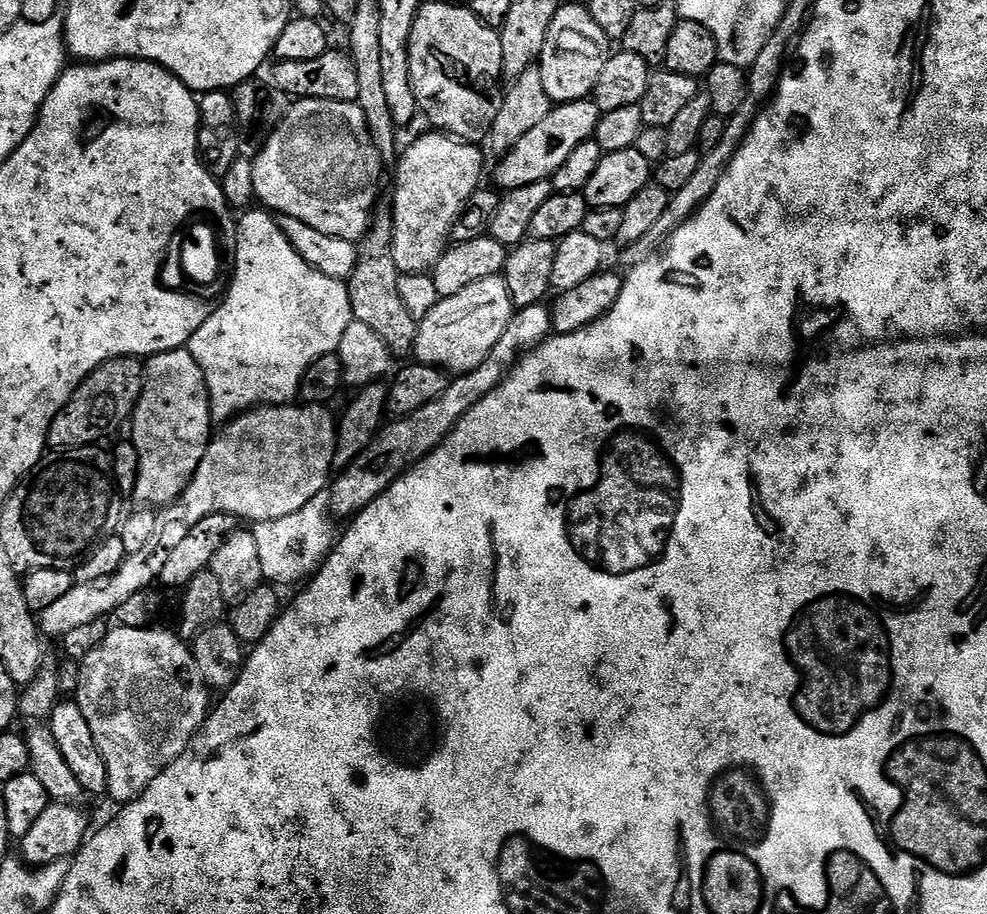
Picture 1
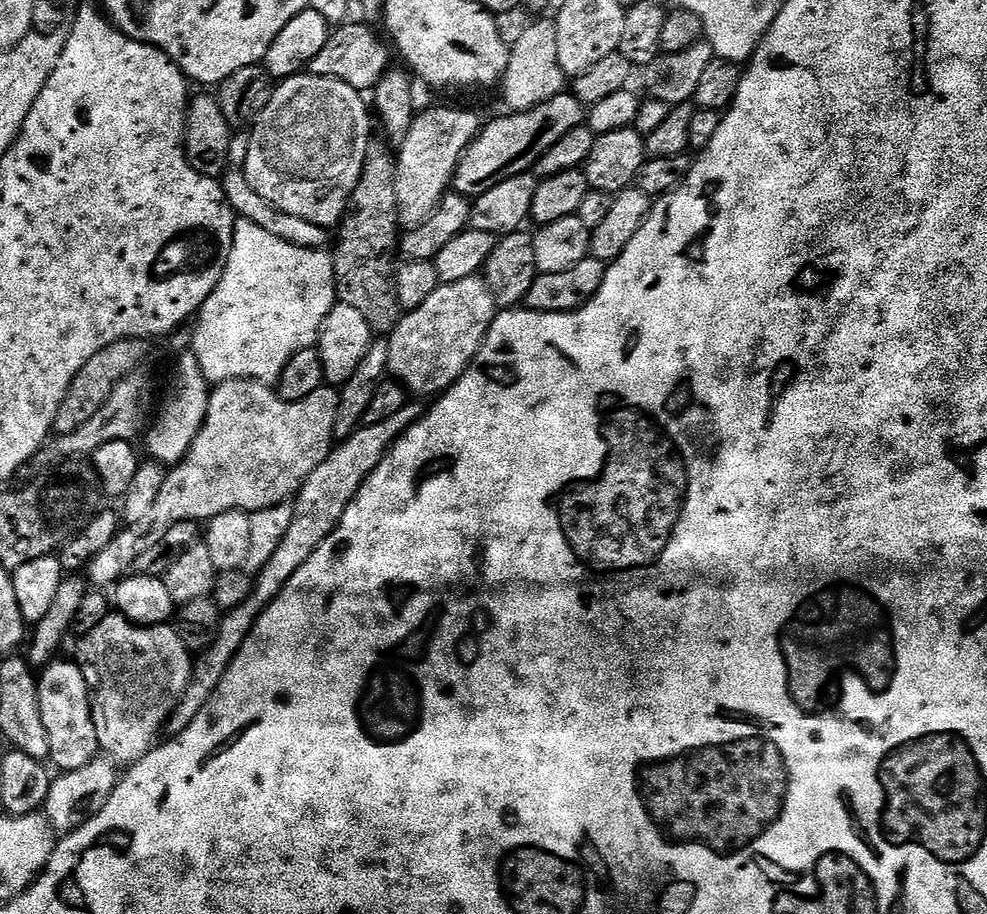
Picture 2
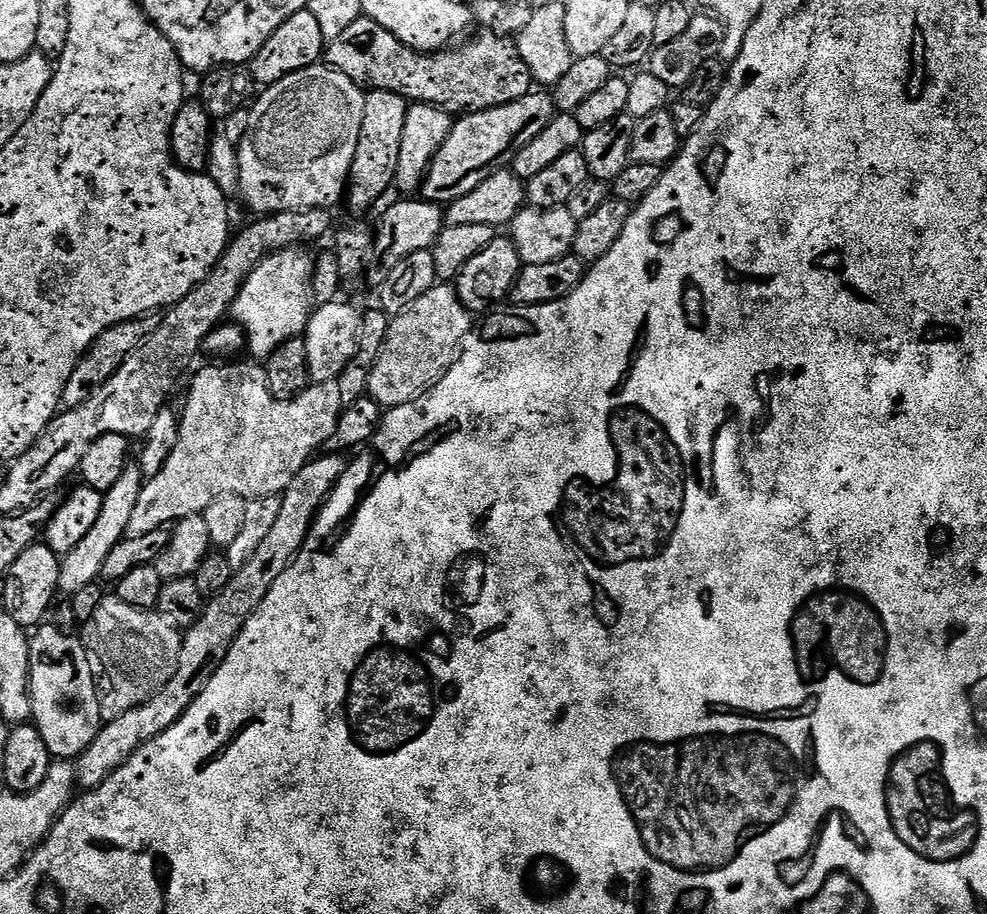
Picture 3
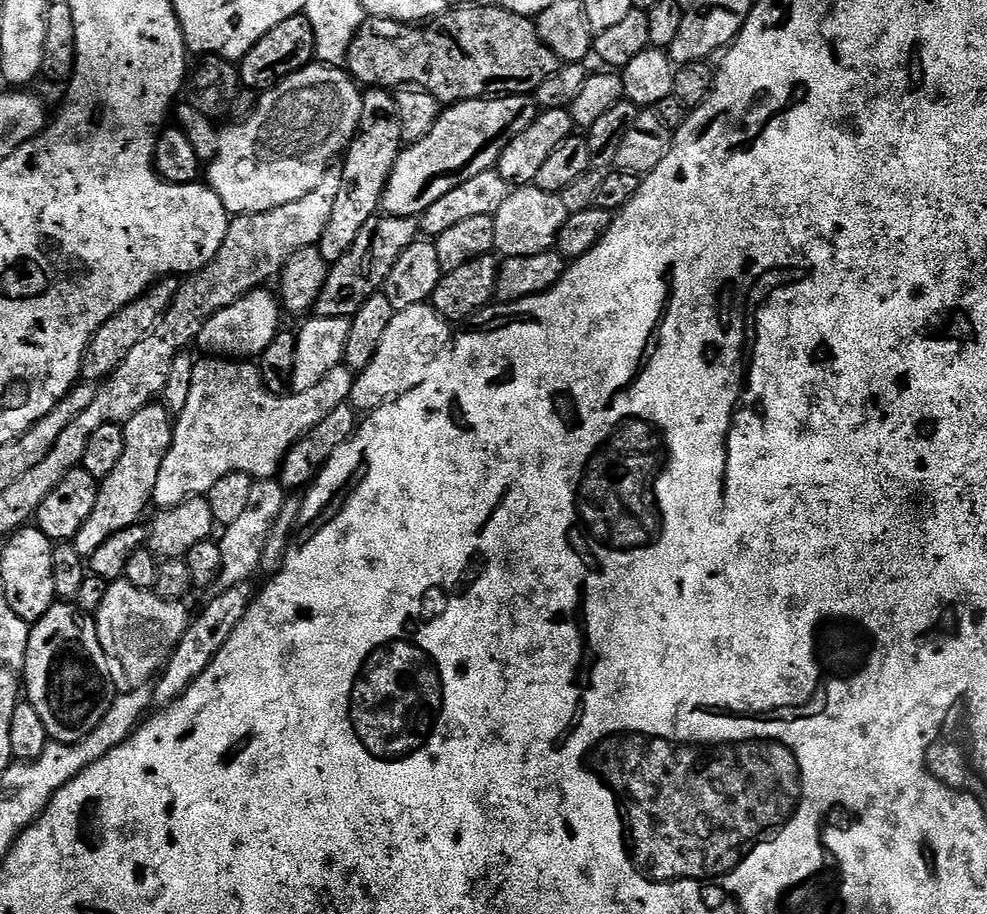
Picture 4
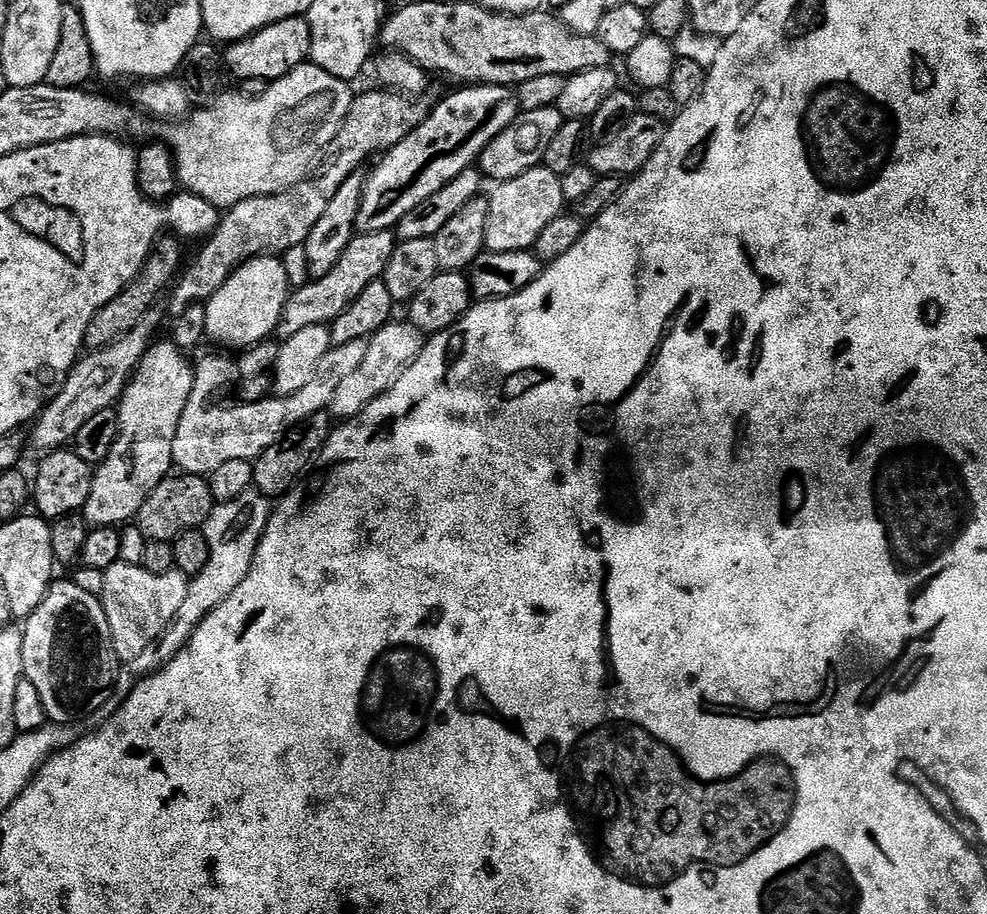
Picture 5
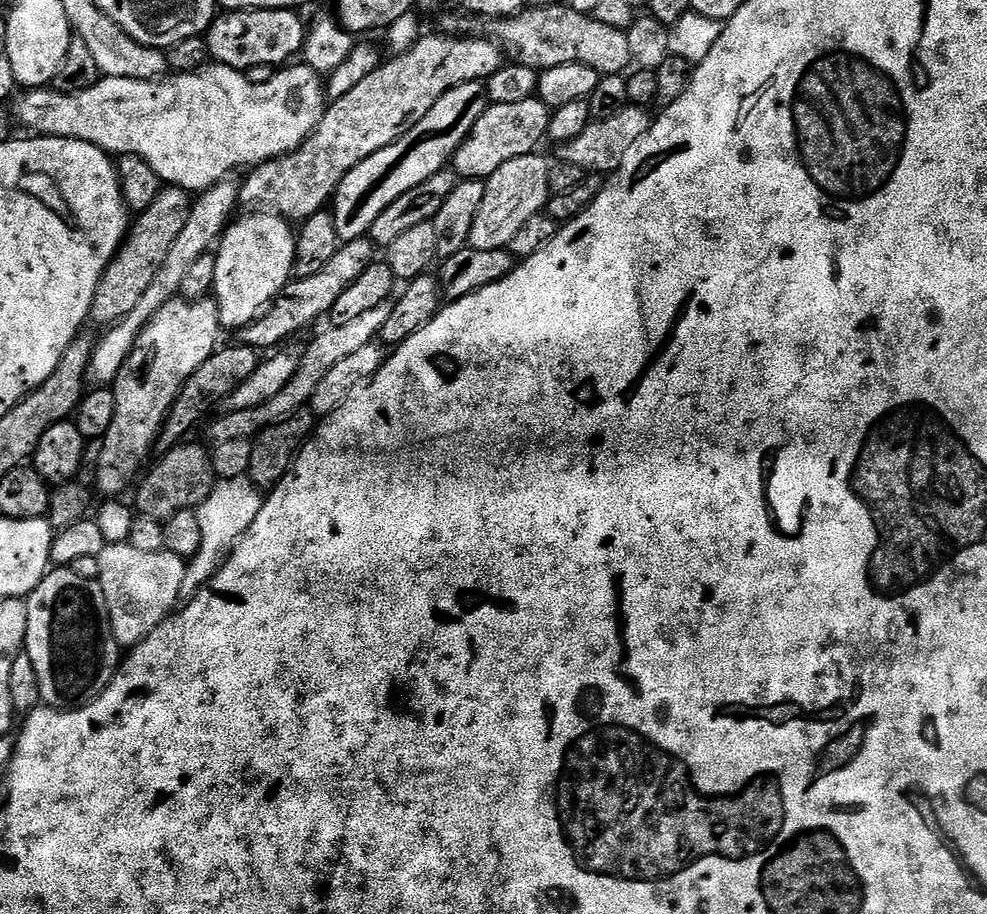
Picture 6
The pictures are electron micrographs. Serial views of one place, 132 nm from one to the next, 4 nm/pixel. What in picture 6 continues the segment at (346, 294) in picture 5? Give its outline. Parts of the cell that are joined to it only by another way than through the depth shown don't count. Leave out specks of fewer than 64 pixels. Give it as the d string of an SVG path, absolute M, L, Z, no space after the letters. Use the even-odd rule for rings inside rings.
M360 236L356 240L346 240L341 243L340 249L330 258L327 266L322 266L318 274L310 274L310 278L295 278L289 280L280 295L273 300L272 305L260 315L253 324L241 328L238 332L239 343L247 348L263 350L263 348L279 349L295 332L311 326L315 320L324 320L328 311L338 302L342 290L346 290L377 259L377 245L373 244L368 236Z

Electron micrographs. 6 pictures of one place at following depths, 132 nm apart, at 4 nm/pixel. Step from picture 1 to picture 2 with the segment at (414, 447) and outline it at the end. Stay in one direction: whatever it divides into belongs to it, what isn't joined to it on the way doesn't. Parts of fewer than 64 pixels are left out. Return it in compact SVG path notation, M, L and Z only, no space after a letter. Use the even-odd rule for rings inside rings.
M412 402L405 404L402 410L398 410L398 414L386 418L386 422L364 424L357 428L356 433L350 438L339 441L326 458L326 462L322 462L322 466L318 466L318 470L310 474L310 478L302 485L295 497L296 512L294 508L288 532L282 538L278 550L274 552L274 558L270 558L270 562L266 562L266 566L259 569L252 585L252 595L234 610L223 613L212 644L195 657L190 682L166 725L169 737L186 730L190 722L194 722L194 718L198 718L200 711L212 701L226 670L231 666L232 659L238 654L246 638L252 633L260 613L276 599L277 594L294 574L294 570L298 570L298 566L302 566L302 562L306 562L306 558L310 558L310 554L314 554L314 550L320 548L320 543L331 536L332 531L340 524L342 516L346 514L350 502L354 502L358 490L366 482L368 475L380 465L388 449L399 440L408 427L420 419L421 409L416 409L414 404Z

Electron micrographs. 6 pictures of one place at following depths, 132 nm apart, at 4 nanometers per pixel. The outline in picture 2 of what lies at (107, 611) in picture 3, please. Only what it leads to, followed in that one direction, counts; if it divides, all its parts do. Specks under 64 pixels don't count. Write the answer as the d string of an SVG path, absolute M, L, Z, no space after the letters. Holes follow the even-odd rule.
M109 614L98 626L83 633L79 641L79 655L85 656L96 667L96 676L100 679L100 685L97 688L95 685L92 696L94 730L98 730L101 749L117 765L134 765L156 747L156 735L165 731L169 718L176 711L178 702L190 682L194 656L184 645L184 636L173 628L167 623L144 627L132 624L122 615Z

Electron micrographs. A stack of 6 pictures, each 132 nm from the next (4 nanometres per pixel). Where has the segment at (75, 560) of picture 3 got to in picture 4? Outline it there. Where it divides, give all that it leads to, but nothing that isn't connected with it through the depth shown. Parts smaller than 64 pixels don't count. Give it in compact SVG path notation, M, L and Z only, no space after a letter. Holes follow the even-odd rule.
M163 403L147 404L134 418L122 425L126 438L126 450L122 450L122 459L114 470L102 481L99 481L97 501L90 518L78 530L74 545L80 556L90 557L110 534L118 534L118 530L126 530L126 526L137 523L141 519L144 507L152 504L152 491L158 482L158 470L162 470L162 462L172 445L173 417Z

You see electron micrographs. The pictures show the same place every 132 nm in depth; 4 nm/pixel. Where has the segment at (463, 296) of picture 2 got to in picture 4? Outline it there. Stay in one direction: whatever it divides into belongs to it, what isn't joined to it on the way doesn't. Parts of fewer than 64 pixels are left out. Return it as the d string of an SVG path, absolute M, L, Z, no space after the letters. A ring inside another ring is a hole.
M431 303L409 306L408 309L396 312L394 318L390 318L390 326L386 326L386 334L382 334L382 342L378 342L378 350L374 358L362 369L355 373L352 382L352 394L350 403L357 413L367 414L376 408L381 408L398 399L402 394L414 390L426 378L426 374L432 369L432 363L444 355L446 349L454 339L453 325L444 320L434 311Z

